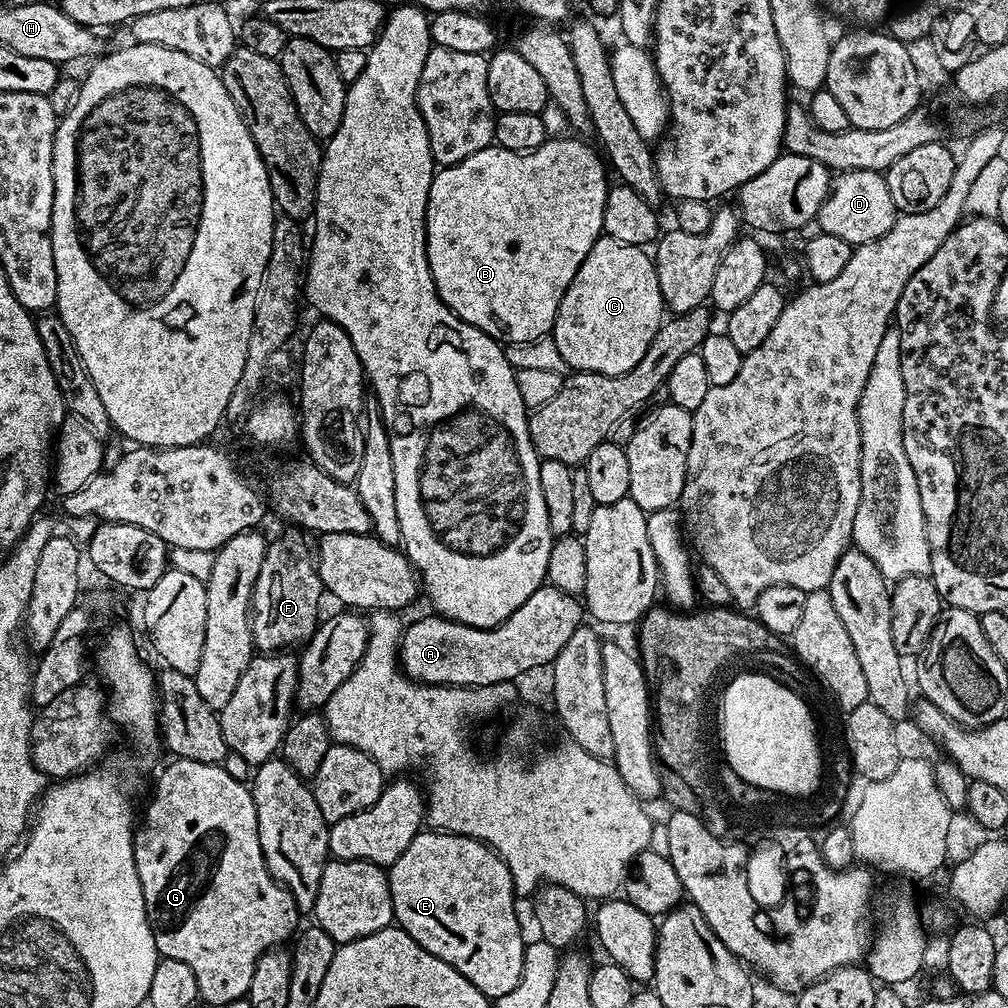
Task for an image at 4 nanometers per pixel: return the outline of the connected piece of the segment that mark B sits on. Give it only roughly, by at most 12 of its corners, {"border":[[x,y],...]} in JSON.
{"border":[[587,139],[433,175],[434,286],[504,344],[543,340],[604,231]]}

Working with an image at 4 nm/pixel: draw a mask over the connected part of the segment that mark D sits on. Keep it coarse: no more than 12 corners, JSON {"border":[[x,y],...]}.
{"border":[[841,172],[815,218],[853,246],[897,218],[885,173]]}

